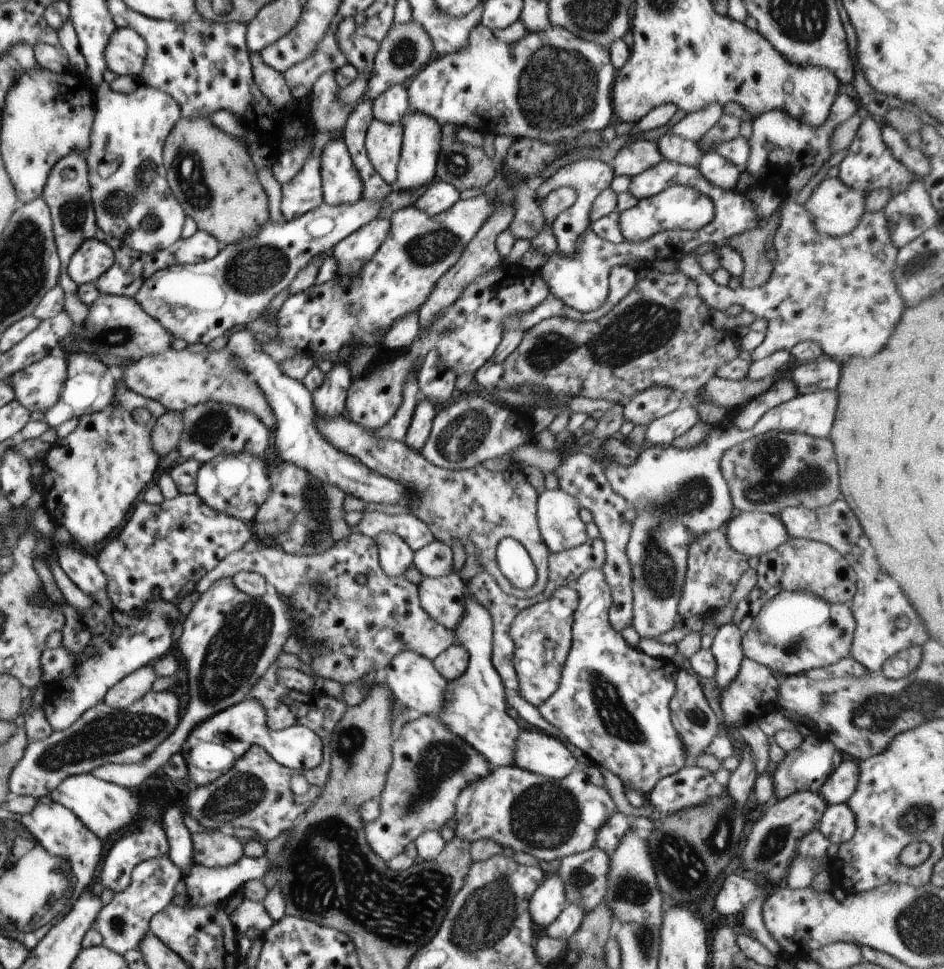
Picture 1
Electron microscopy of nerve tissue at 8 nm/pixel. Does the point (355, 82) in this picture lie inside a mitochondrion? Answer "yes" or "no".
no

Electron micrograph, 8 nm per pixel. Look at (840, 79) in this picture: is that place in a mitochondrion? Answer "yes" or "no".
no

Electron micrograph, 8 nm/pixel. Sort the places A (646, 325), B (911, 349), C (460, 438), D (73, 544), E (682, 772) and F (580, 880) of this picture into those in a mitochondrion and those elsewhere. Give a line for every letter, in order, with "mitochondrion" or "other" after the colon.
A: mitochondrion
B: other
C: mitochondrion
D: other
E: other
F: mitochondrion

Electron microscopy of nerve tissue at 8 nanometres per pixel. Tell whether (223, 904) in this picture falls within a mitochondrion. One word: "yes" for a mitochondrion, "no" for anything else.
no

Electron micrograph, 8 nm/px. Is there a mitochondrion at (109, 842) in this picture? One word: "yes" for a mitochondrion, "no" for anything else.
no

